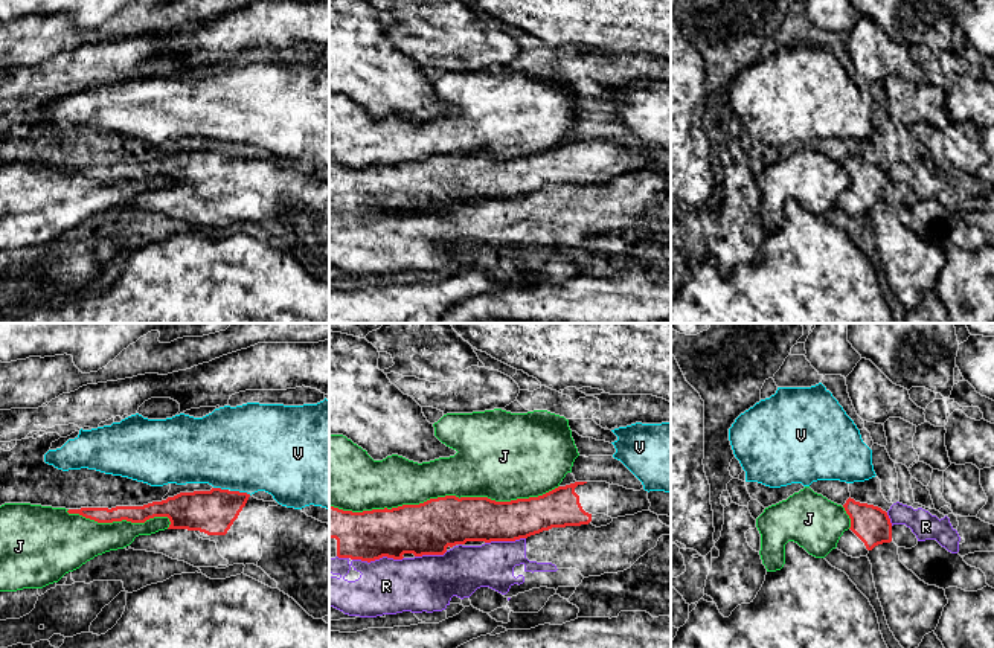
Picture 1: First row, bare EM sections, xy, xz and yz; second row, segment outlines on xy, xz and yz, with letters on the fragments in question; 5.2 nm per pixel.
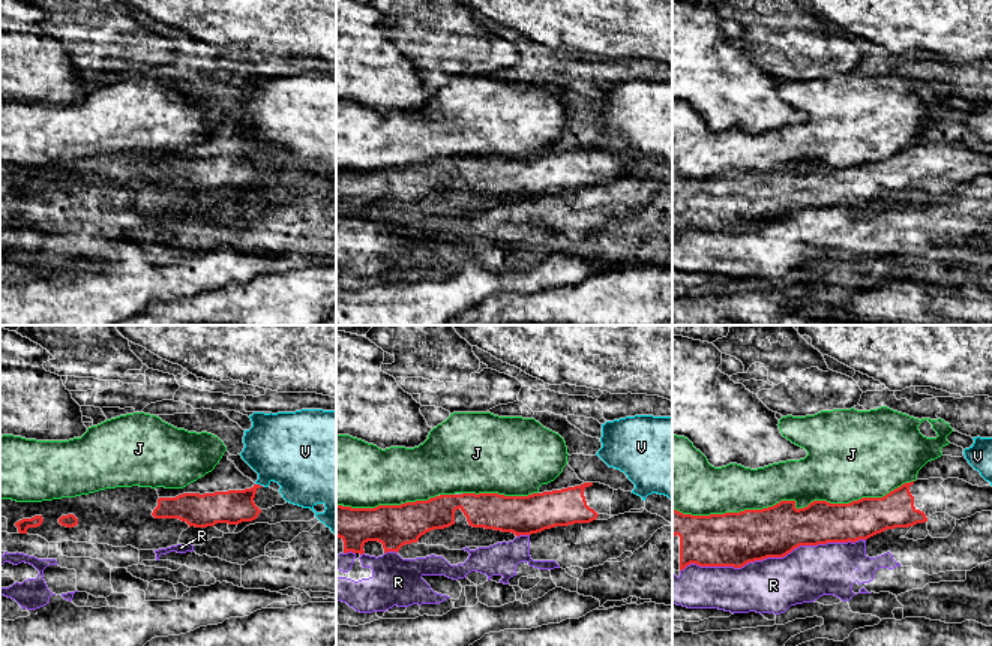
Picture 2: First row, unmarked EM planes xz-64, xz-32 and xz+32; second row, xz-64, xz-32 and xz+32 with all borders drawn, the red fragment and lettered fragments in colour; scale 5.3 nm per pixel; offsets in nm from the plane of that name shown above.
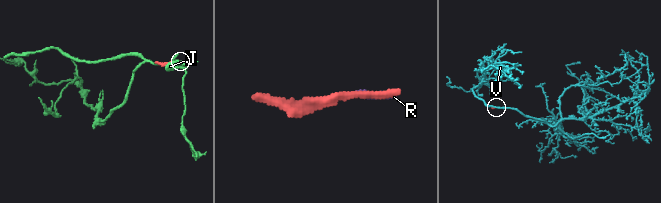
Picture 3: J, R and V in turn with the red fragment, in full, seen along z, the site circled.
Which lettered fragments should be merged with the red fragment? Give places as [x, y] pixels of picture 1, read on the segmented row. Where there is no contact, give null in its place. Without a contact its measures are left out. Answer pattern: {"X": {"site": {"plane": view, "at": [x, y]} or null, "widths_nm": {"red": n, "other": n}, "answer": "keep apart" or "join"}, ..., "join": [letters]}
{"J": {"site": {"plane": "xz", "at": [445, 496]}, "widths_nm": {"red": 280, "other": 320}, "answer": "keep apart"}, "R": {"site": {"plane": "xz", "at": [377, 558]}, "widths_nm": {"red": 260, "other": 300}, "answer": "keep apart"}, "V": {"site": {"plane": "xy", "at": [241, 493]}, "widths_nm": {"red": 220, "other": 460}, "answer": "keep apart"}, "join": []}

